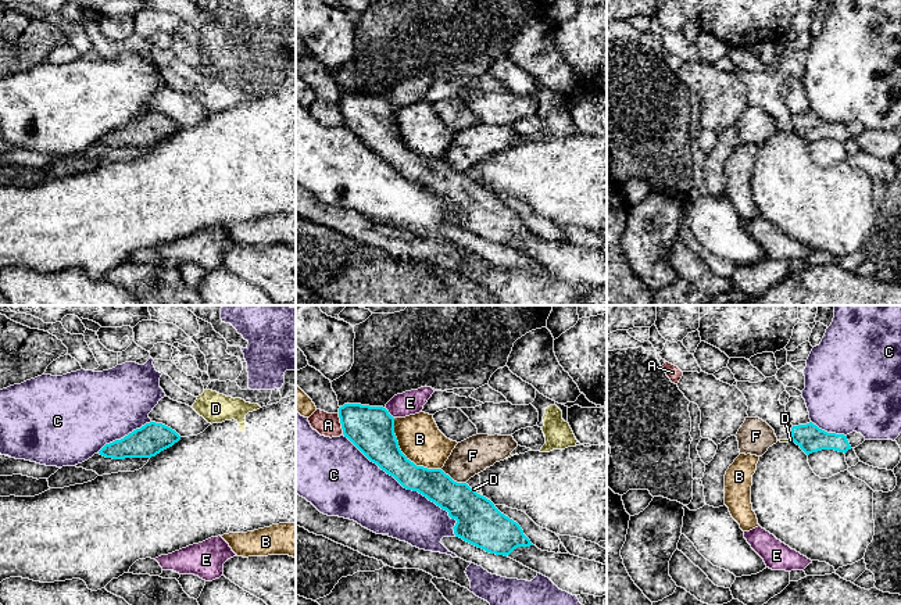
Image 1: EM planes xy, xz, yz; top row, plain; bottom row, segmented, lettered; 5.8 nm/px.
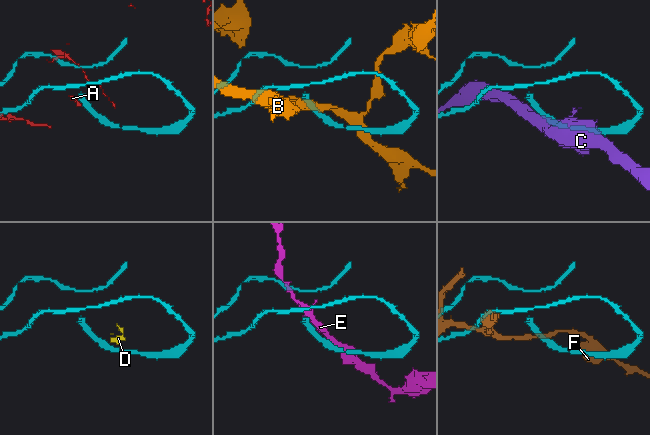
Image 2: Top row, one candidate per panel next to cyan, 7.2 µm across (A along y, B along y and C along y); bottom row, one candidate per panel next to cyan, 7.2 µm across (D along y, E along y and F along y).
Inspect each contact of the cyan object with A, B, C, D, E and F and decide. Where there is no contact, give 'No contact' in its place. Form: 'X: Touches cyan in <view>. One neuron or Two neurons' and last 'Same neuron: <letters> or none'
A: Touches cyan in xz. Two neurons
B: Touches cyan in xz. Two neurons
C: Touches cyan in xz. Two neurons
D: Touches cyan in xz. Two neurons
E: Touches cyan in xz. Two neurons
F: Touches cyan in xz. Two neurons
Same neuron: none

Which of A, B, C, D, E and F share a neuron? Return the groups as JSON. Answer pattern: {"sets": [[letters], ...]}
{"sets": [["A"], ["B"], ["C"], ["D"], ["E"], ["F"]]}

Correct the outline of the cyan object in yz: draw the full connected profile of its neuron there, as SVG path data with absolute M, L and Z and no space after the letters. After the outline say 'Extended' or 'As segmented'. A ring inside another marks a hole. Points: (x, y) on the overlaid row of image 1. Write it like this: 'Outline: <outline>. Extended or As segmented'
Outline: M812 422L807 425L798 425L791 427L791 440L807 455L822 450L834 450L839 452L847 452L851 445L844 434L827 433L819 429Z. As segmented

